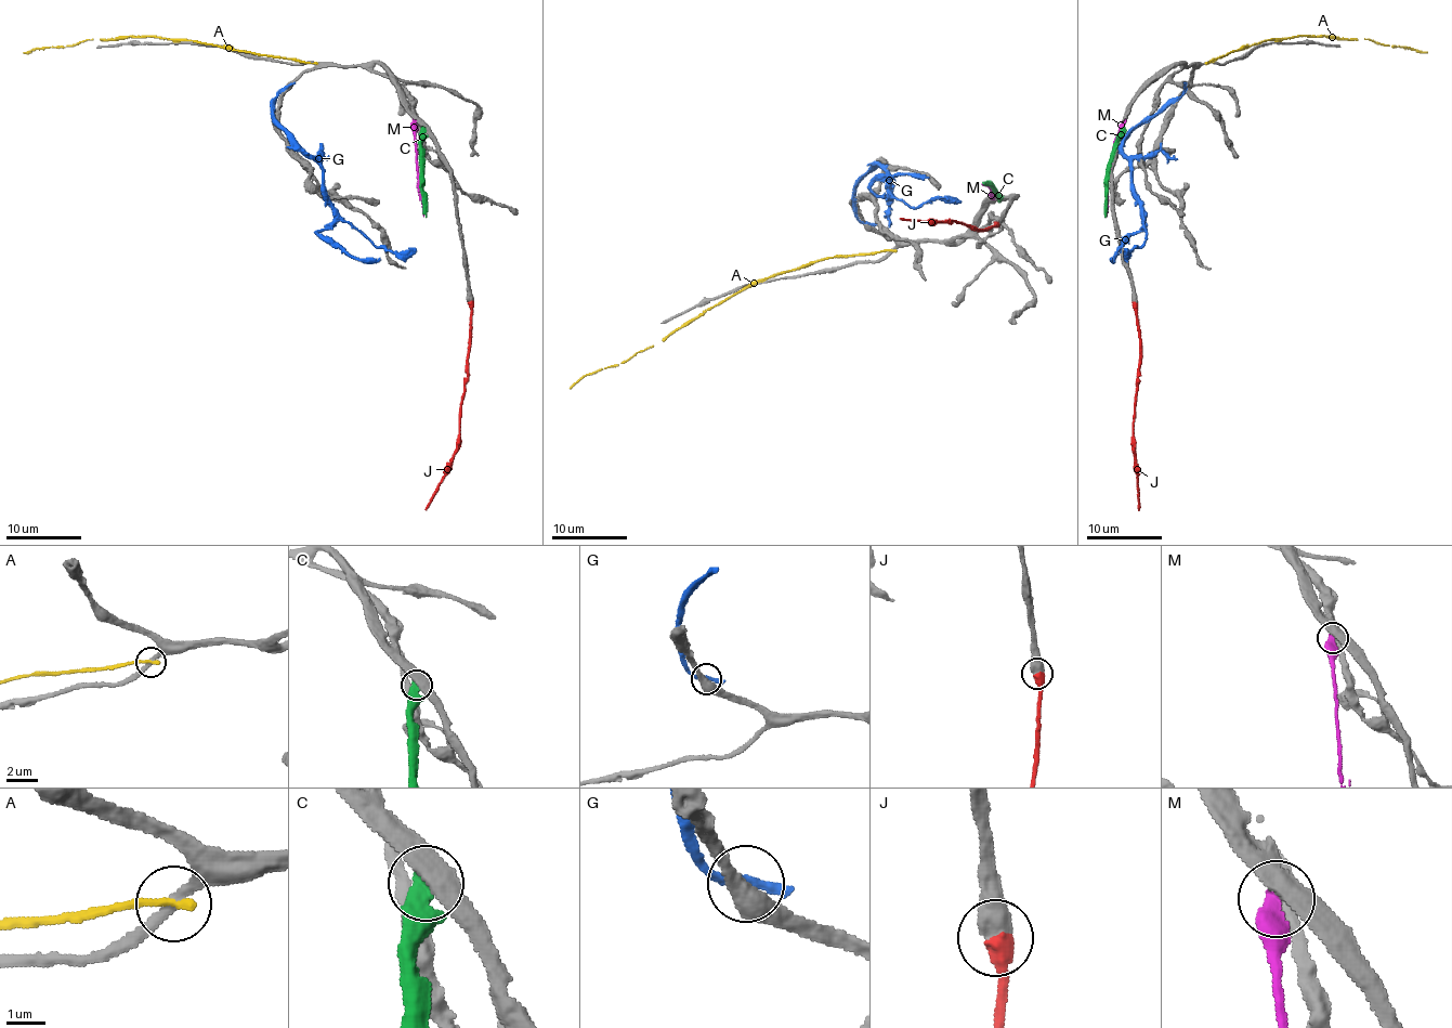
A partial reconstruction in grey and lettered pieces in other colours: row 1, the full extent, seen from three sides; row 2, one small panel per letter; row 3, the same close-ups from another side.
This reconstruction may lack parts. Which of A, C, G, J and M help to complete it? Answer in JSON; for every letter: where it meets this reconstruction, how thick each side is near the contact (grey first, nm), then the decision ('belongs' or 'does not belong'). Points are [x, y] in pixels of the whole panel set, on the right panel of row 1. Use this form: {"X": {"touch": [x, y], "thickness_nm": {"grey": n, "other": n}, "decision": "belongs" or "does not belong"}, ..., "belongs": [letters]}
{"A": {"touch": [1206, 63], "thickness_nm": {"grey": 220, "other": 220}, "decision": "does not belong"}, "C": {"touch": [1122, 130], "thickness_nm": {"grey": 480, "other": 600}, "decision": "does not belong"}, "G": {"touch": [1186, 87], "thickness_nm": {"grey": 440, "other": 340}, "decision": "does not belong"}, "J": {"touch": [1135, 303], "thickness_nm": {"grey": 600, "other": 500}, "decision": "belongs"}, "M": {"touch": [1125, 121], "thickness_nm": {"grey": 460, "other": 420}, "decision": "does not belong"}, "belongs": ["J"]}

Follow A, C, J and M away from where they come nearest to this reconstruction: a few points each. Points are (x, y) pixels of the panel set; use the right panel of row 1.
A: (1206, 64), (1266, 39), (1317, 35), (1364, 39), (1426, 53)
C: (1122, 129), (1108, 173), (1106, 217)
J: (1135, 302), (1139, 375), (1134, 449), (1139, 510)
M: (1124, 121), (1112, 152), (1107, 217)

